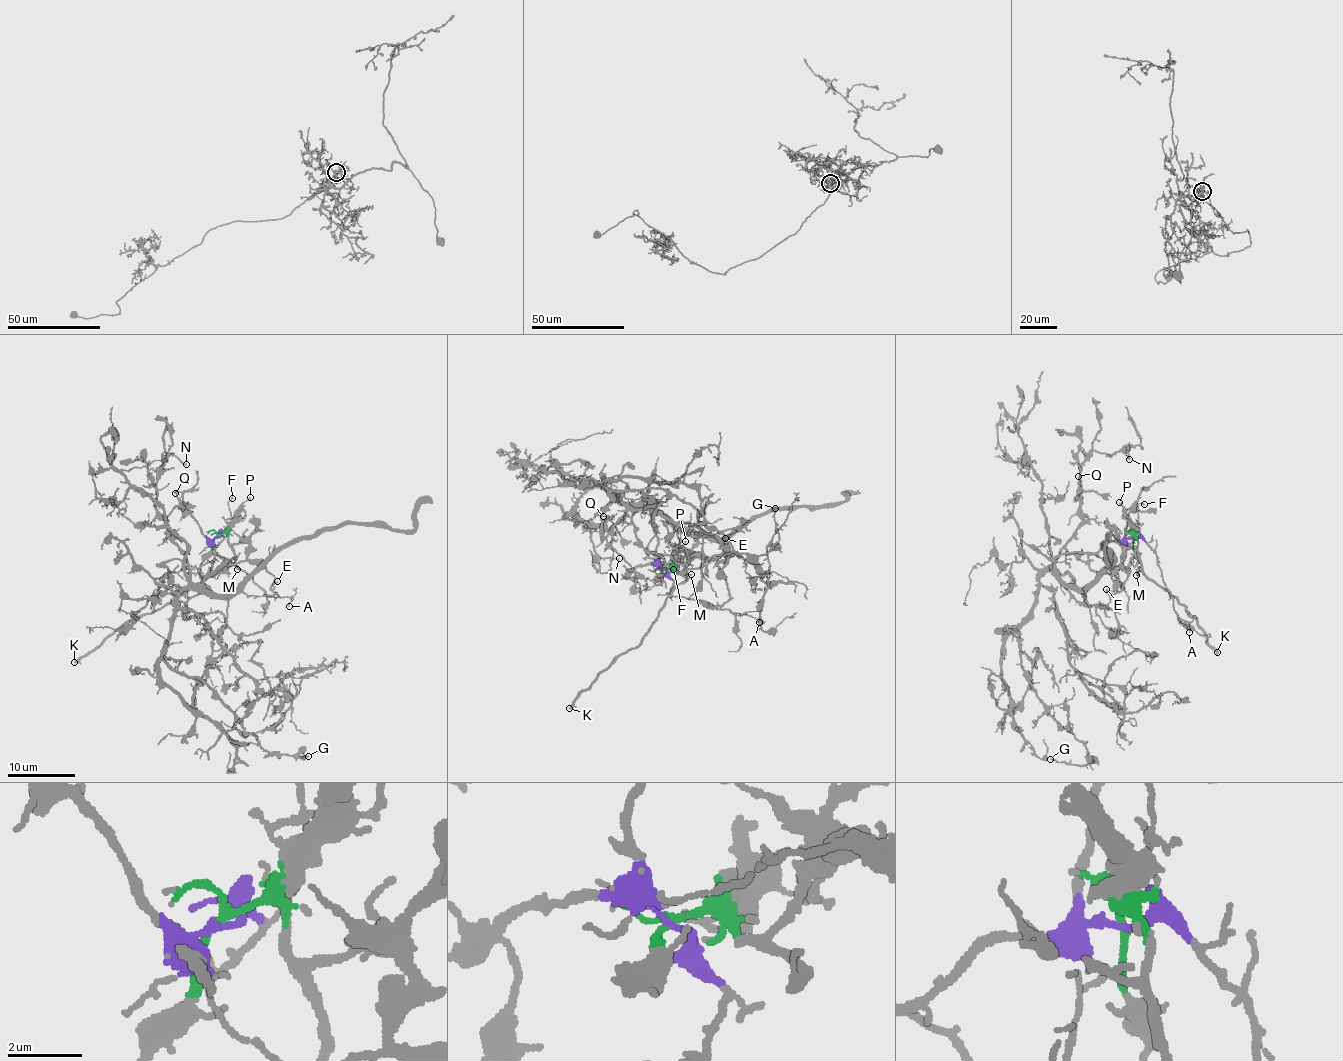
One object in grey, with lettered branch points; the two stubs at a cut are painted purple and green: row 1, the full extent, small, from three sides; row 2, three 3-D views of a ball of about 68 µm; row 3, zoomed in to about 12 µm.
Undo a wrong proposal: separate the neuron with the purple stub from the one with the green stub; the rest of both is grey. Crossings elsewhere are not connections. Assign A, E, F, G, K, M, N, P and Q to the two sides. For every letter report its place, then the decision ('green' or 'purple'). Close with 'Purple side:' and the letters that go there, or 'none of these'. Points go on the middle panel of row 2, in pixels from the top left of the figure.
A: place (759, 622); purple
E: place (725, 538); green
F: place (673, 569); green
G: place (775, 508); purple
K: place (569, 708); green
M: place (691, 574); green
N: place (619, 558); purple
P: place (685, 541); green
Q: place (603, 516); purple
Purple side: A, G, N, Q

